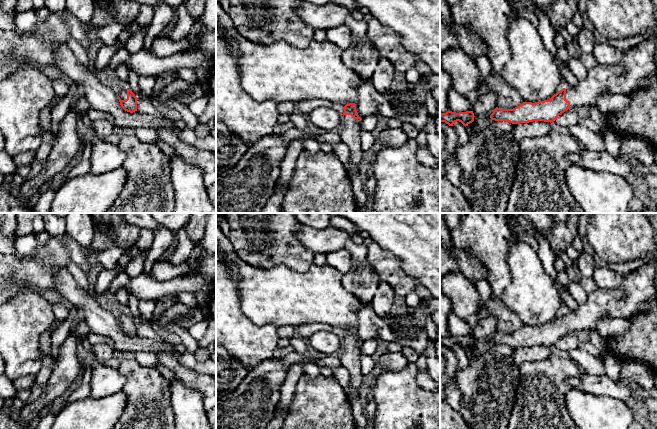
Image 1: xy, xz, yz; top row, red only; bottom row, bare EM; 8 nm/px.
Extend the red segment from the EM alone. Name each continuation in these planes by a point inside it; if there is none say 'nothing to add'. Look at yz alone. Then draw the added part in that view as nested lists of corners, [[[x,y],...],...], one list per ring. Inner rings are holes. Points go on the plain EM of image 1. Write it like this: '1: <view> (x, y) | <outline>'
1: yz (639, 286) | [[[657,261],[642,265],[624,278],[621,286],[613,290],[597,288],[588,294],[587,301],[578,311],[566,313],[570,332],[592,331],[604,315],[611,318],[630,318],[639,312],[638,305],[657,297],[655,274]]]

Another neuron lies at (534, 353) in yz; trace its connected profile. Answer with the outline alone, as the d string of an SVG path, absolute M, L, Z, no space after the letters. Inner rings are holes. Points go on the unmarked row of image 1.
M533 345L529 347L514 348L510 358L515 364L546 360L551 356L551 347L546 345Z

